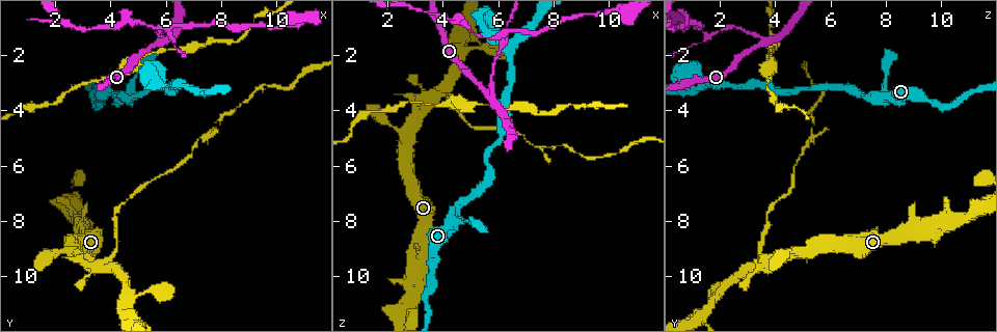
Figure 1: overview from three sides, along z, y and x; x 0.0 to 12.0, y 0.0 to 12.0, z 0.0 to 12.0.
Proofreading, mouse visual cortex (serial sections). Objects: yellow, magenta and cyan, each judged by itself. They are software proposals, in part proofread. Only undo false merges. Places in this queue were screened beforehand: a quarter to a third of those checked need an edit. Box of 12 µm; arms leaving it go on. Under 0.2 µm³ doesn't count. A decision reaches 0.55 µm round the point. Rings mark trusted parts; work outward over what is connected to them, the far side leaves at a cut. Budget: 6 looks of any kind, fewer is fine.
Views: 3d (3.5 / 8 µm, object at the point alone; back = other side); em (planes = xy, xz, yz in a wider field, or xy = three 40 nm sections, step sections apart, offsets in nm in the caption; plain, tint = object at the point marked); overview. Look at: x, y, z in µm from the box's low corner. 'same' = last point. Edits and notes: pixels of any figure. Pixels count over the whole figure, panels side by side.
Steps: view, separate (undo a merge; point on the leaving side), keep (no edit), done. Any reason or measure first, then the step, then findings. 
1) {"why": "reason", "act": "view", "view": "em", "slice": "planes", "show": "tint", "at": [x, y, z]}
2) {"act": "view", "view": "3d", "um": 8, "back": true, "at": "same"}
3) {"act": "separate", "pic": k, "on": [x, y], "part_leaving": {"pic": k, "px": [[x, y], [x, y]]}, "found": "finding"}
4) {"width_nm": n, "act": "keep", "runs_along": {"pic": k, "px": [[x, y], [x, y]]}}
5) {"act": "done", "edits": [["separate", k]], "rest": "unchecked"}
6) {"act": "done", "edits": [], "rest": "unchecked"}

{"why": "abrupt turn", "act": "view", "view": "3d", "um": 3.5, "at": [5.7, 1.6, 3.5]}

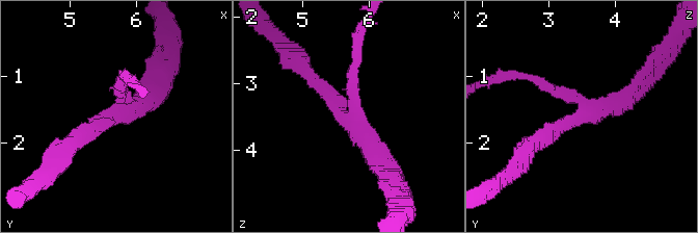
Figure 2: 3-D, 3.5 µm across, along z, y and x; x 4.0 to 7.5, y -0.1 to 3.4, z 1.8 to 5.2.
{"arms": 3, "arm_widths_nm": [200, 200, 300], "why": "need the tissue", "act": "view", "view": "em", "slice": "xy", "step": 3, "show": "plain", "at": [5.65, 1.55, 3.55]}

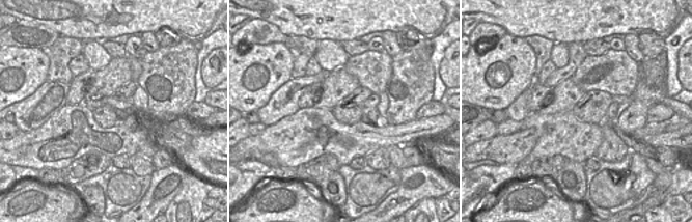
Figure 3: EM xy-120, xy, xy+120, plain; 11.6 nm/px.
{"act": "view", "view": "em", "slice": "xy", "step": 3, "show": "tint", "at": "same"}

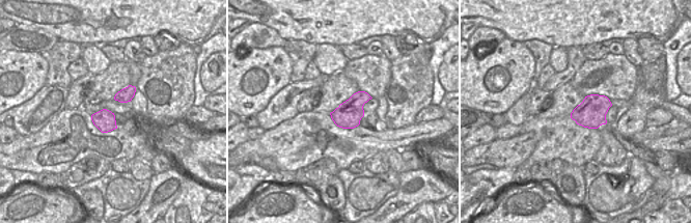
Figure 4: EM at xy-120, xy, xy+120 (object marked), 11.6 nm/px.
{"act": "keep", "runs_along": {"pic": 2, "px": [[74, 139], [109, 123], [122, 78]]}, "found": "all the same cell"}

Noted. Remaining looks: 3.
{"why": "sharp bend", "act": "view", "view": "em", "slice": "xy", "step": 1, "show": "tint", "at": [5.6, 2.7, 1.3]}

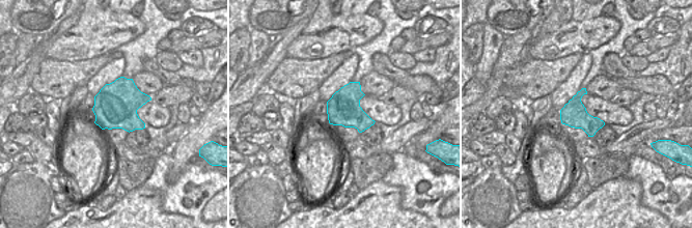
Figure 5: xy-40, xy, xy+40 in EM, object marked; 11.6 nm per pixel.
{"why": "see where the arms go", "act": "view", "view": "3d", "um": 3.5, "at": "same"}

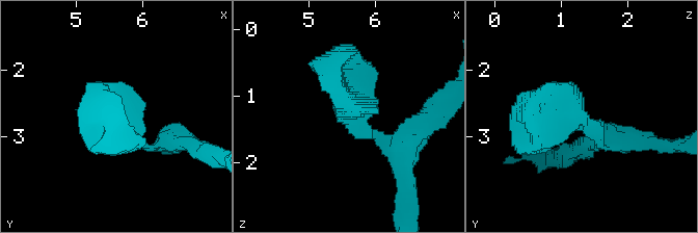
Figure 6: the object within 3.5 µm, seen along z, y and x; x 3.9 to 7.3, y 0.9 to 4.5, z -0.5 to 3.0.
{"width_nm": 380, "act": "keep", "runs_along": {"pic": 6, "px": [[405, 153], [354, 122], [345, 60]]}, "found": "one cell here"}

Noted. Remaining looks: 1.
{"act": "done", "edits": [], "rest": "unchecked"}

